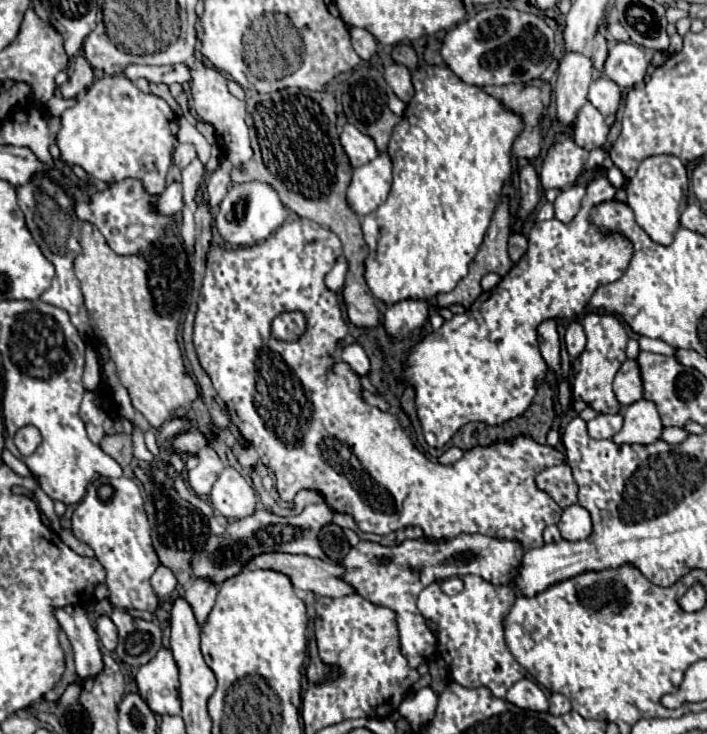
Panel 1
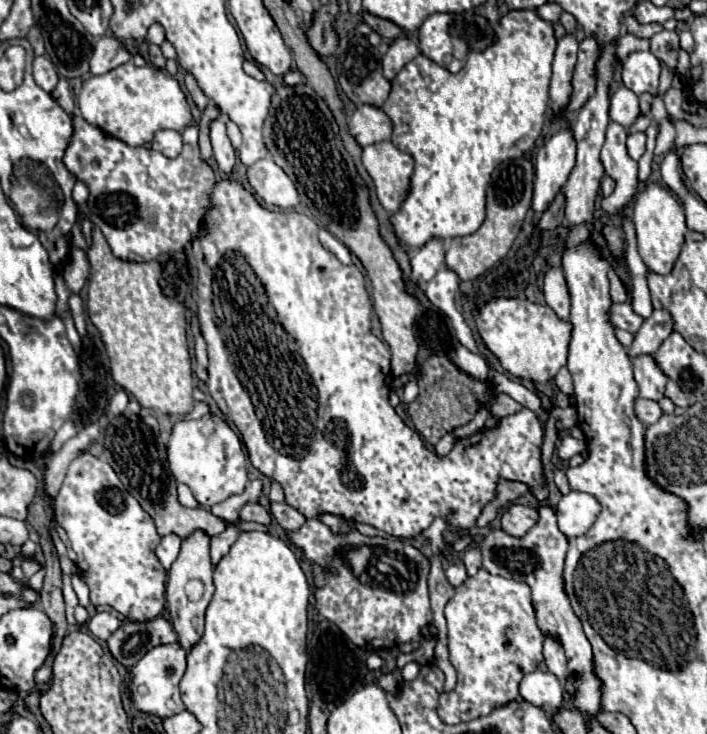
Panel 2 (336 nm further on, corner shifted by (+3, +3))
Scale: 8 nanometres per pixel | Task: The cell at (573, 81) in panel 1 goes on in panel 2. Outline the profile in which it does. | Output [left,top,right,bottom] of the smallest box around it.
[532,128,576,212]

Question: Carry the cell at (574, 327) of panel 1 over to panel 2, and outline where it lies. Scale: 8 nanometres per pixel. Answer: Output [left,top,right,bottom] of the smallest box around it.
[544,268,570,320]

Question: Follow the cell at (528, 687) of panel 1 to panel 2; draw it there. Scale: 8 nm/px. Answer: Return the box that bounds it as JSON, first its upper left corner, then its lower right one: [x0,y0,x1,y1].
[520,670,564,712]

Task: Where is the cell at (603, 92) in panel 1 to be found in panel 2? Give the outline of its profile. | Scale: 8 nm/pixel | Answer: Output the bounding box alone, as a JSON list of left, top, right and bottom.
[610,86,640,128]

